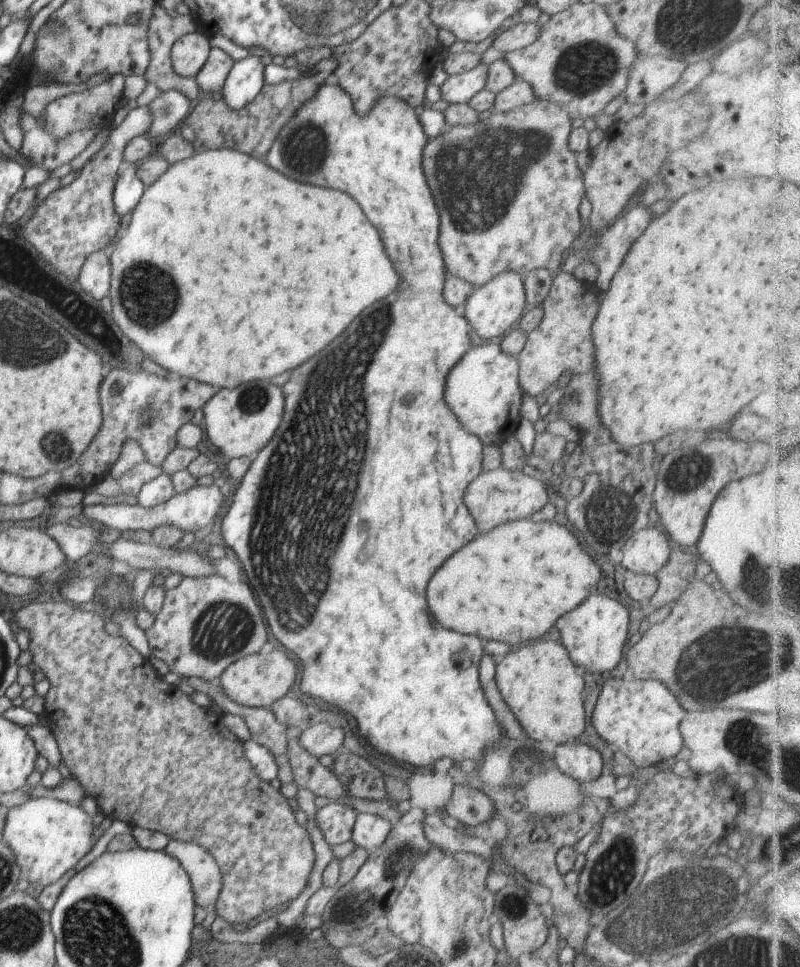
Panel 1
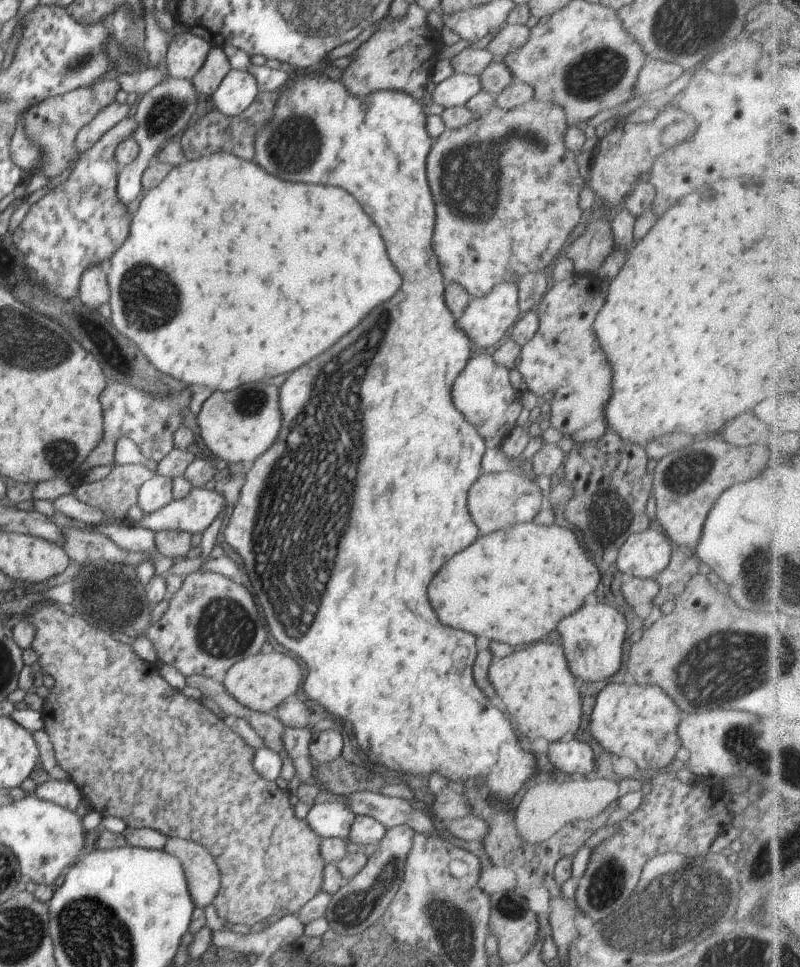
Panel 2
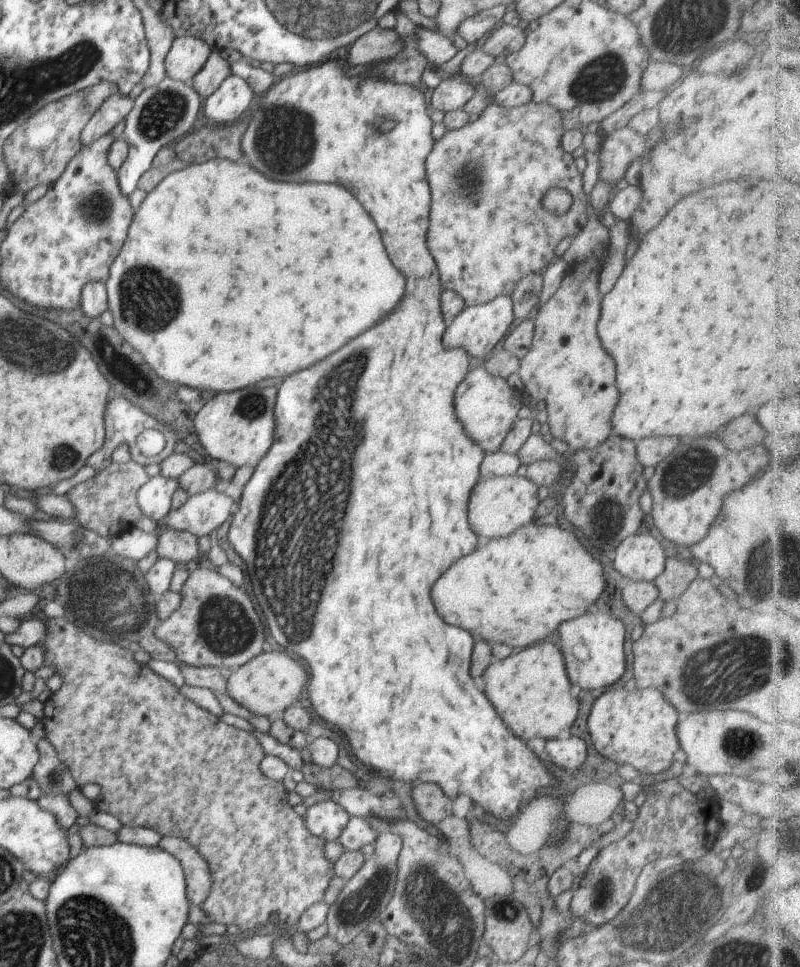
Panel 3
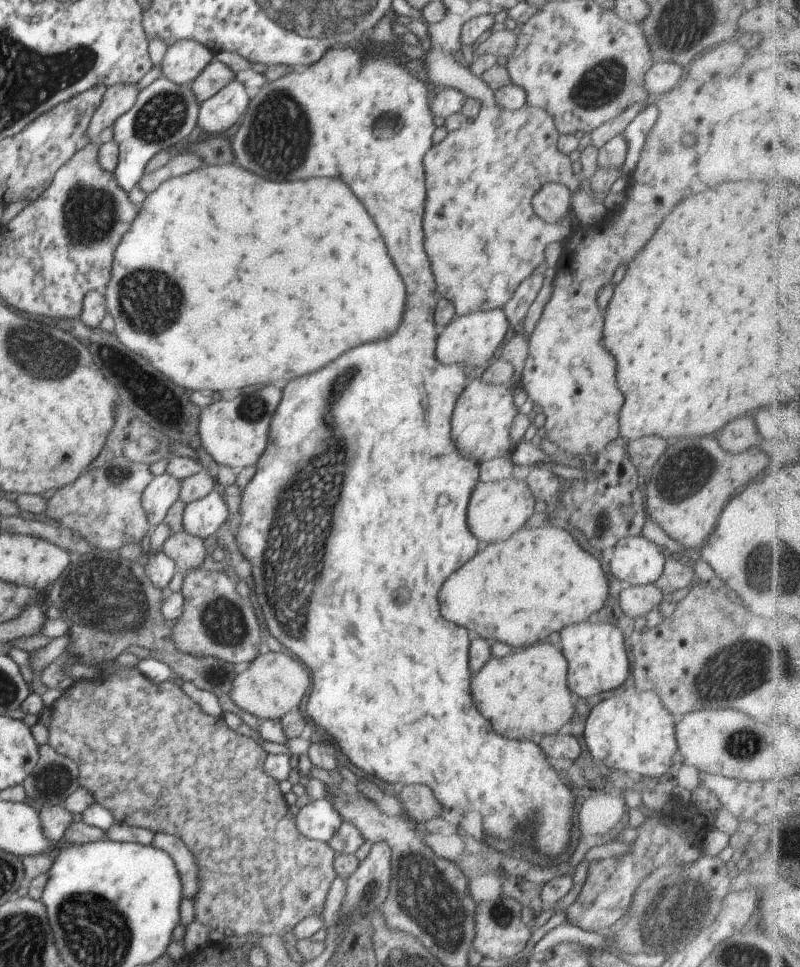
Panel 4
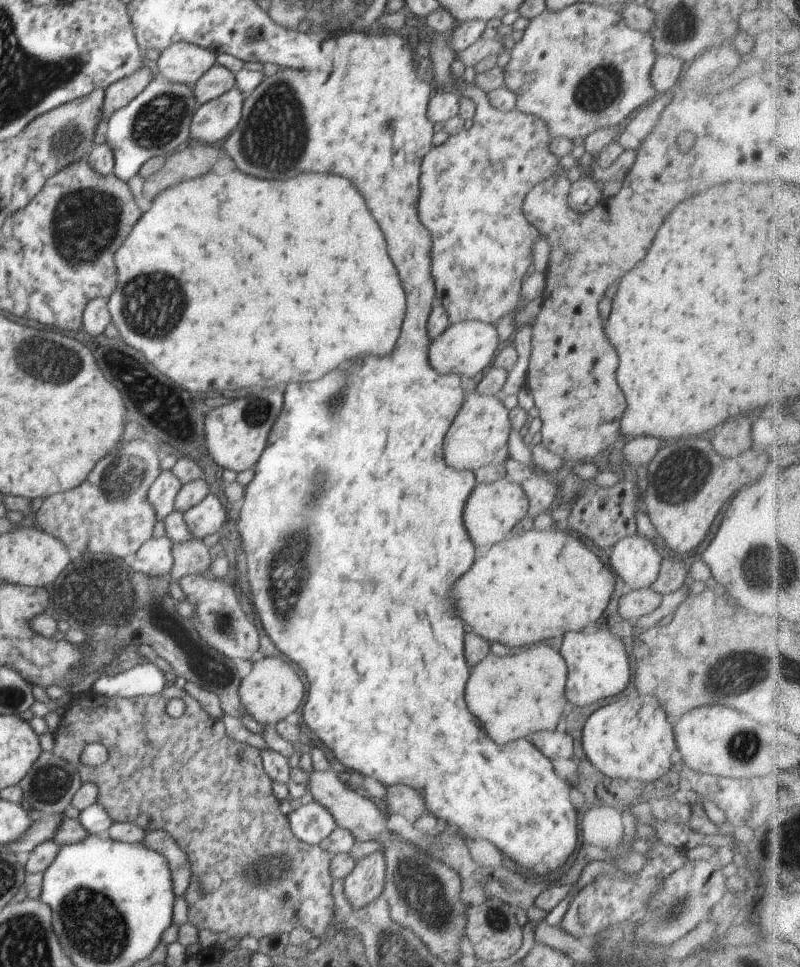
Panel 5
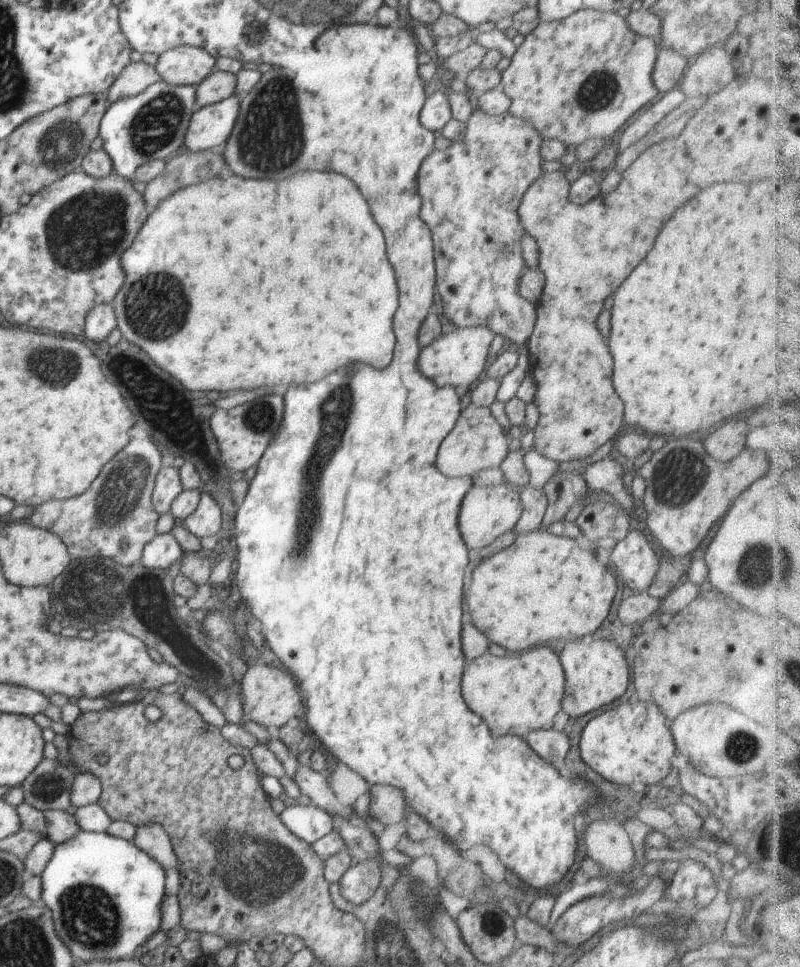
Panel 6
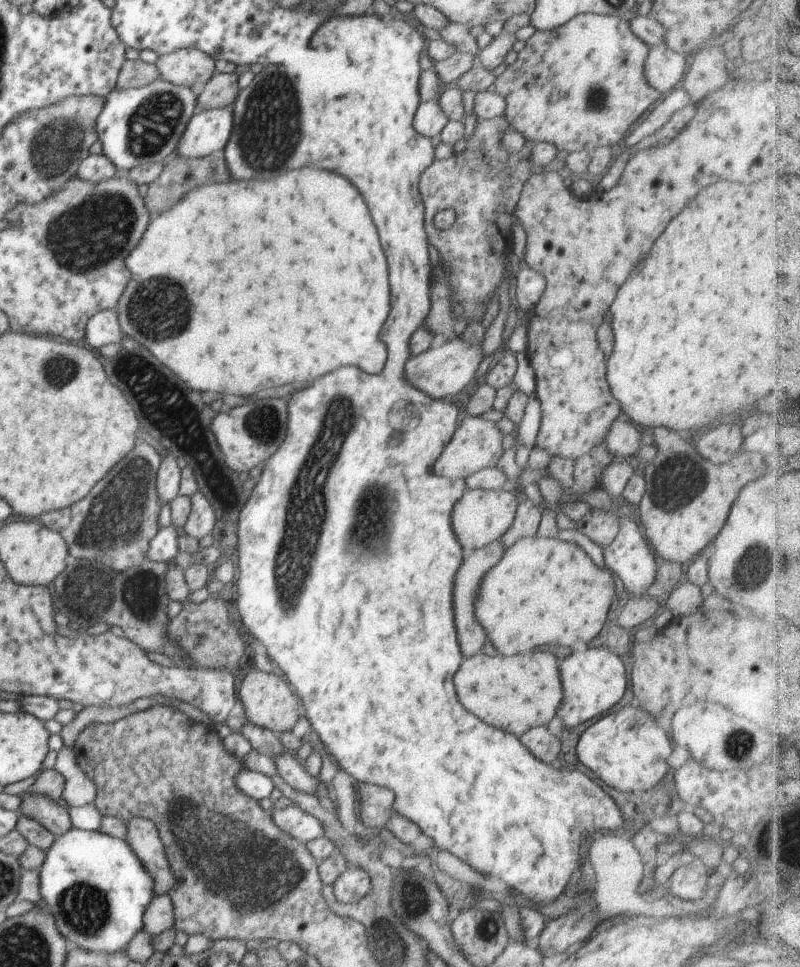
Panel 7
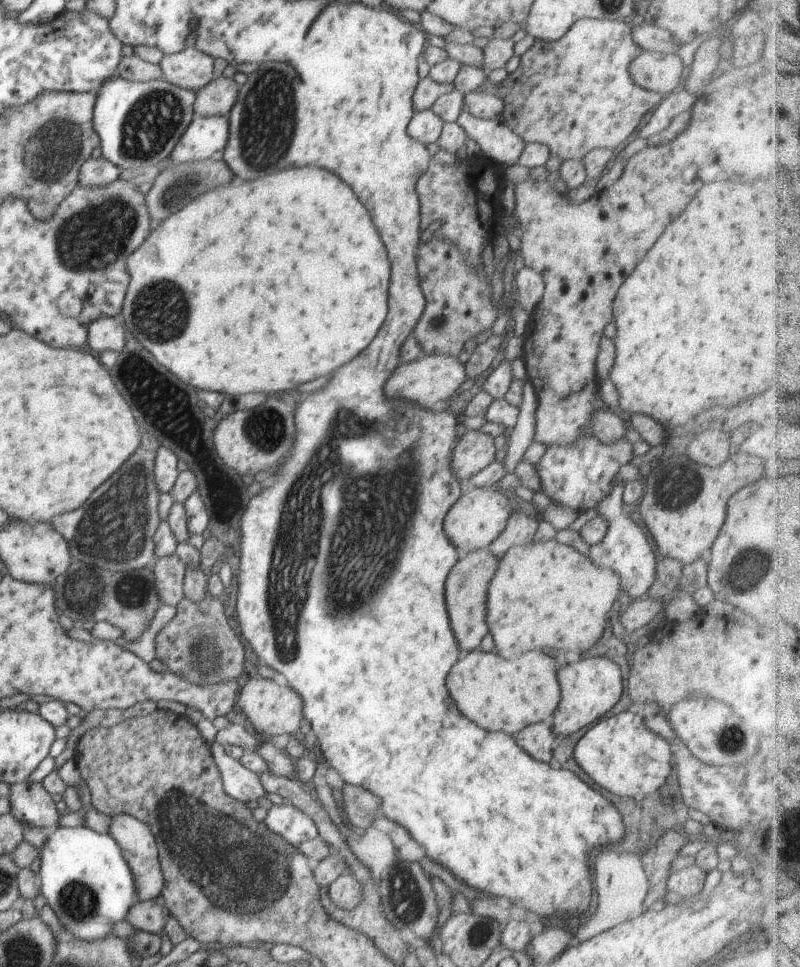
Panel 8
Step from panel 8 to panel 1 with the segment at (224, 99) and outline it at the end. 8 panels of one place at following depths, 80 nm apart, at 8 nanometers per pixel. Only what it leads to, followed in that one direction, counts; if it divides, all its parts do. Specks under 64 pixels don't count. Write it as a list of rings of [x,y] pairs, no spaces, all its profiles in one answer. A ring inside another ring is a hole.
[[[211,48],[206,64],[193,80],[204,95],[208,96],[208,93],[220,94],[234,64],[231,56],[224,50]]]

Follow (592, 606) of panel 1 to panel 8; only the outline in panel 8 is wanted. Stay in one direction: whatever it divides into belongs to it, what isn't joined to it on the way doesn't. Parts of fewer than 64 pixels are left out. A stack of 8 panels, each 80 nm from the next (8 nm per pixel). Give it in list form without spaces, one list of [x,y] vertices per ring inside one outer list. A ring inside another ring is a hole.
[[[603,657],[570,658],[565,668],[558,670],[561,699],[553,712],[554,736],[570,736],[584,728],[586,724],[598,720],[600,716],[608,712],[622,696],[622,674],[619,665]],[[627,710],[597,721],[578,740],[574,758],[600,788],[624,798],[634,798],[656,792],[667,781],[673,767],[670,762],[673,751],[670,742],[644,725],[642,715]]]

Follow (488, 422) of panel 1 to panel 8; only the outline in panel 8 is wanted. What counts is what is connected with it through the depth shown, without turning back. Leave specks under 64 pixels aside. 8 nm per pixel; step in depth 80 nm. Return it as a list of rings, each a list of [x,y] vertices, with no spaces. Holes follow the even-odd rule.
[[[479,430],[466,431],[451,458],[451,471],[461,482],[470,480],[495,460],[493,437]]]

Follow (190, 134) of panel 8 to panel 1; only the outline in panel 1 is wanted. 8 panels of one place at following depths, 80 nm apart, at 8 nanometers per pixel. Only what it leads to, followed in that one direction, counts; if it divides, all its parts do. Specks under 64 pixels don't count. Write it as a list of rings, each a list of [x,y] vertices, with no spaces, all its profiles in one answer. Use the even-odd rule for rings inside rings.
[[[249,55],[236,62],[222,86],[222,100],[234,108],[234,111],[247,106],[258,96],[265,85],[264,72],[260,56]]]

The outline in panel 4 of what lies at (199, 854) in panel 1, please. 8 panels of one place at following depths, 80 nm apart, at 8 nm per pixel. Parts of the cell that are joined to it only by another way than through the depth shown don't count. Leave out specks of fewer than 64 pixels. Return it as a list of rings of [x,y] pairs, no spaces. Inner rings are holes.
[[[155,833],[151,845],[170,855],[181,878],[183,898],[194,900],[199,889],[199,868],[197,859],[194,858],[184,841],[168,833]]]

